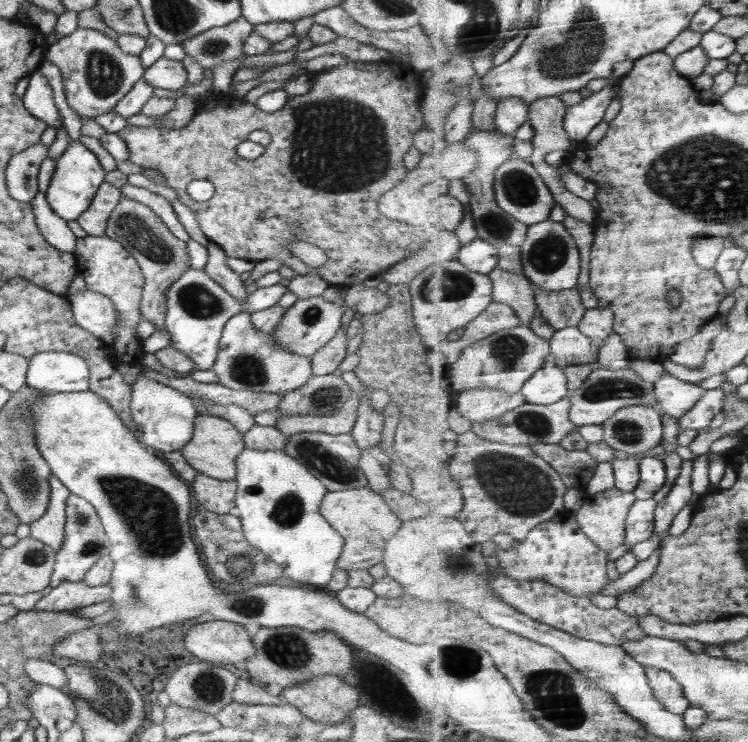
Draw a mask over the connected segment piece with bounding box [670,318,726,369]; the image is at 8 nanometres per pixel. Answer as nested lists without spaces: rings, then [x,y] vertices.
[[[721,318],[706,323],[705,328],[702,328],[696,337],[677,346],[677,353],[673,354],[670,361],[686,365],[690,369],[704,369],[718,334],[725,329],[725,322]]]

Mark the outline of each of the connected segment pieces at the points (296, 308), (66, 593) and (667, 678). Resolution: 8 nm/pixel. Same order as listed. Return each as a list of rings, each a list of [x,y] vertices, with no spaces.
[[[345,288],[341,290],[340,294],[342,294],[343,300],[338,303],[329,302],[322,296],[318,296],[306,298],[305,300],[298,299],[293,306],[287,306],[282,322],[272,332],[274,341],[280,347],[284,347],[284,349],[288,349],[292,353],[312,358],[312,355],[326,345],[342,326],[340,320],[342,320],[342,315],[347,310],[344,301],[346,297]]]
[[[83,580],[62,582],[33,606],[34,611],[74,611],[83,606],[110,600],[111,586],[88,586]]]
[[[648,666],[646,670],[649,673],[650,685],[654,687],[654,693],[666,705],[667,711],[686,715],[693,704],[686,696],[685,686],[682,686],[682,683],[668,670],[654,666]]]

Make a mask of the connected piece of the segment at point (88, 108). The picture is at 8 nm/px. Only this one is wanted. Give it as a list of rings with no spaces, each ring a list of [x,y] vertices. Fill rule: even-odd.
[[[78,28],[49,45],[44,58],[60,69],[66,100],[82,117],[98,116],[114,110],[118,100],[132,90],[145,70],[139,55],[122,51],[116,40],[90,28]]]

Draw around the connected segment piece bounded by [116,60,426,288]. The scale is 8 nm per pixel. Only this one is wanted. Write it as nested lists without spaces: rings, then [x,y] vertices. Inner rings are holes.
[[[348,61],[342,66],[334,66],[329,69],[322,70],[316,74],[316,81],[314,81],[314,87],[310,89],[306,94],[302,96],[289,96],[286,104],[276,112],[267,113],[260,110],[258,106],[254,104],[244,104],[240,99],[230,97],[228,94],[222,94],[213,90],[210,92],[206,99],[210,97],[210,101],[214,101],[214,106],[208,110],[202,110],[202,108],[195,107],[195,99],[190,103],[193,106],[192,119],[182,126],[182,128],[167,128],[163,126],[132,126],[128,125],[126,128],[122,128],[118,133],[118,136],[122,137],[128,145],[128,160],[136,165],[143,166],[145,168],[154,168],[158,170],[162,176],[164,176],[166,183],[170,187],[174,187],[174,190],[178,192],[178,200],[182,204],[188,206],[198,224],[202,233],[206,235],[209,242],[217,245],[228,257],[247,259],[248,261],[262,261],[268,258],[278,258],[285,263],[285,266],[295,271],[298,275],[316,274],[320,276],[326,283],[330,285],[337,285],[343,287],[350,287],[356,283],[362,283],[367,279],[373,277],[380,277],[386,273],[391,267],[407,259],[408,257],[414,257],[418,264],[422,262],[422,240],[421,226],[412,228],[410,225],[402,222],[396,222],[396,220],[390,220],[386,216],[382,216],[382,213],[378,212],[378,198],[388,192],[390,188],[394,188],[402,178],[406,178],[408,170],[404,168],[402,164],[402,158],[404,154],[408,152],[408,148],[414,144],[414,134],[420,130],[425,130],[424,116],[422,116],[422,110],[420,110],[420,94],[422,94],[422,88],[420,83],[422,77],[416,73],[416,71],[410,67],[410,74],[406,72],[396,72],[392,66],[388,66],[388,63],[376,62],[376,63],[363,63],[362,61]],[[254,130],[263,130],[270,134],[270,144],[265,146],[265,151],[260,157],[254,160],[246,160],[240,158],[236,154],[236,145],[240,144],[248,138],[250,132]],[[192,180],[208,180],[214,185],[215,193],[210,200],[196,201],[188,195],[186,186]],[[299,241],[312,244],[320,248],[327,257],[326,263],[322,264],[319,268],[313,268],[302,262],[300,258],[292,257],[289,245]]]

